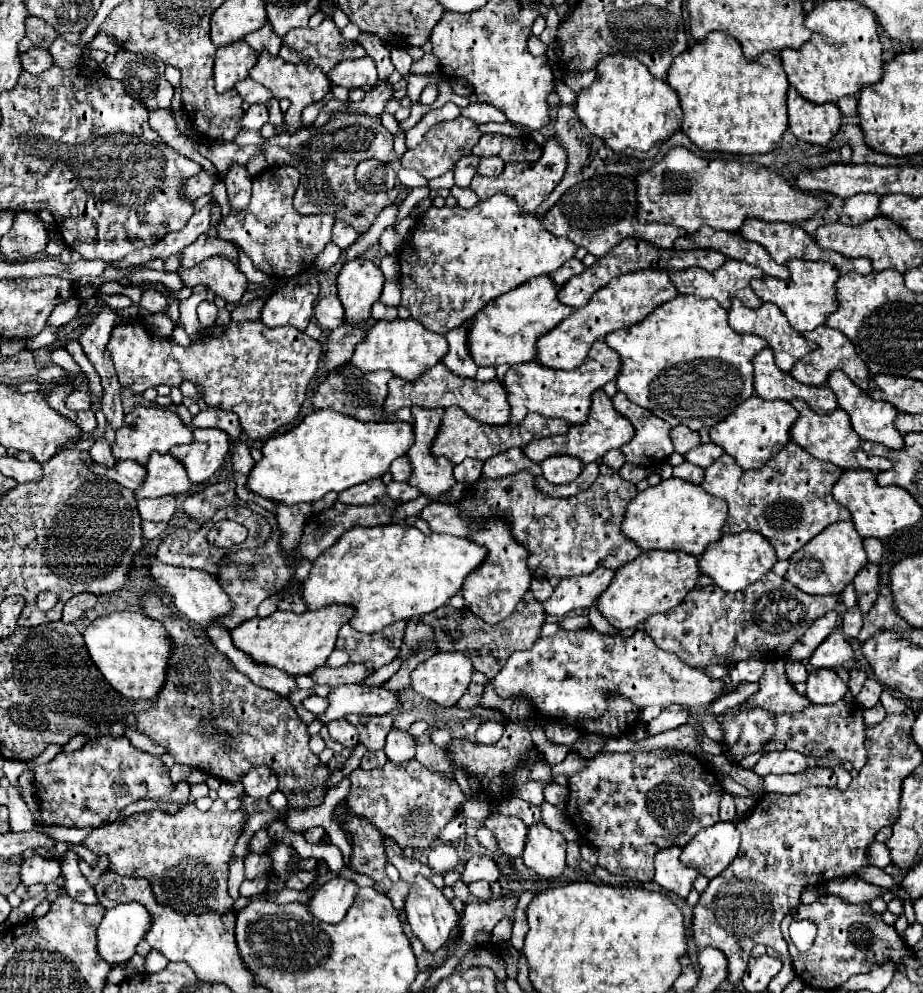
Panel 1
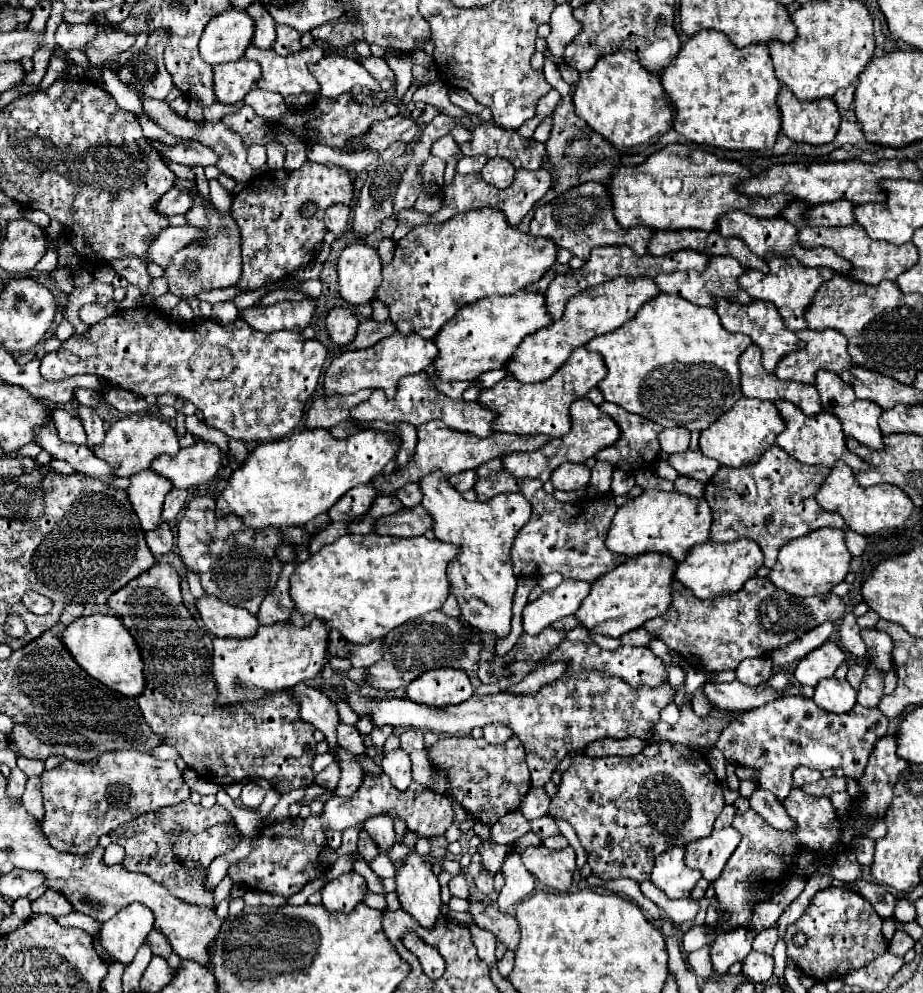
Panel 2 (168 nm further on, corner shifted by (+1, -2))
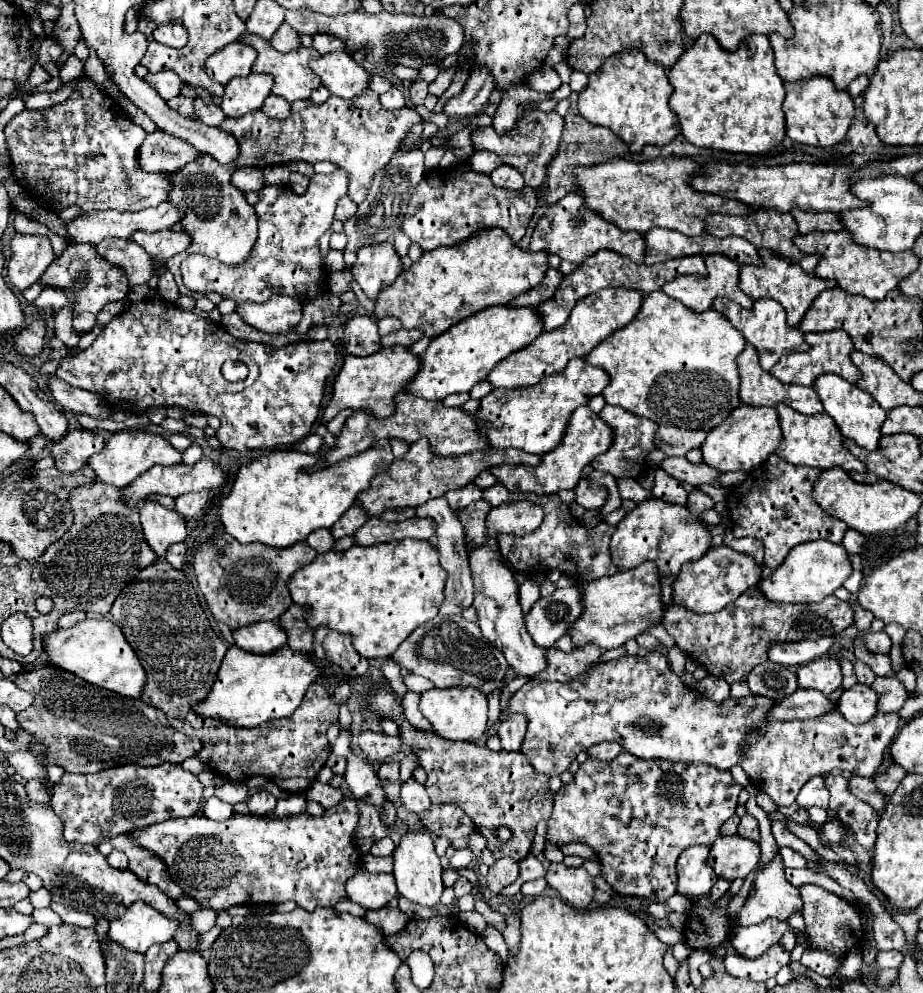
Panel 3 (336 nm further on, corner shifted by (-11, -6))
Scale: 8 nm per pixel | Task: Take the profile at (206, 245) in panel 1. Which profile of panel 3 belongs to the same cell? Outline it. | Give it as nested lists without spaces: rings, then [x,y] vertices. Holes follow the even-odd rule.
[[[162,230],[162,232],[136,232],[132,234],[132,240],[140,244],[150,256],[160,256],[164,262],[172,258],[178,252],[184,252],[190,246],[190,236],[186,232],[172,232],[172,230]]]

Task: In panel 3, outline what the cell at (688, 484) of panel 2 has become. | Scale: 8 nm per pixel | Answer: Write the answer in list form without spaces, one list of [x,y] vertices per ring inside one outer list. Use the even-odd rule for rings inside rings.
[[[694,490],[692,494],[688,494],[688,510],[690,510],[690,514],[696,518],[696,520],[700,520],[702,522],[702,514],[704,514],[704,510],[710,510],[710,508],[714,508],[714,502],[706,496],[706,494],[702,494],[700,490]]]

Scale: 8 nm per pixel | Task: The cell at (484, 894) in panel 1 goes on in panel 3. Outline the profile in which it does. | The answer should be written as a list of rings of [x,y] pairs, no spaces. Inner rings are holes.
[[[502,858],[502,860],[496,860],[490,870],[488,870],[488,876],[486,876],[486,884],[492,892],[500,892],[502,888],[510,886],[516,878],[518,878],[518,864],[512,862],[510,858]]]

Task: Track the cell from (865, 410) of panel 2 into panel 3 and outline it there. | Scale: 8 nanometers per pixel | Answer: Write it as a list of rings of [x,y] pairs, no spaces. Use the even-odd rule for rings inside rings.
[[[822,374],[816,378],[814,386],[812,386],[824,406],[824,412],[828,416],[832,416],[832,420],[836,422],[836,426],[840,428],[844,438],[854,440],[858,446],[866,448],[866,450],[876,450],[878,442],[880,442],[880,426],[886,420],[886,412],[880,410],[880,404],[866,392],[860,390],[858,386],[846,382],[844,378],[840,378],[838,374]]]

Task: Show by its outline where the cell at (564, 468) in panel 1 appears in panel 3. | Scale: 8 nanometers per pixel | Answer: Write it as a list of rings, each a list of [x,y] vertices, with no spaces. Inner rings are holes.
[[[586,478],[580,480],[574,490],[576,490],[576,502],[586,510],[600,510],[608,498],[608,490],[588,482]]]

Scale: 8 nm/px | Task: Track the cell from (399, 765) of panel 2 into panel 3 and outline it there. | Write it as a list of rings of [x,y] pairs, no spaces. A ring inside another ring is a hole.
[[[414,778],[402,784],[400,802],[408,812],[414,812],[414,814],[422,814],[424,810],[430,810],[430,798],[426,794],[426,788],[418,784]]]

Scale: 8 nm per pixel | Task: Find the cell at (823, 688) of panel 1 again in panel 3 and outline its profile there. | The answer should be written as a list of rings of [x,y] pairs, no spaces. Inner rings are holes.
[[[856,684],[850,690],[844,690],[838,700],[840,714],[852,724],[864,724],[878,712],[878,696],[866,684]]]

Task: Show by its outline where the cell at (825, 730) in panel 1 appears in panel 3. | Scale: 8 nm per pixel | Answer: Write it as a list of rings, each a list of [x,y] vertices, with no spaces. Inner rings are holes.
[[[830,712],[812,720],[770,720],[764,728],[748,736],[748,750],[740,766],[756,790],[766,792],[774,804],[790,806],[796,802],[800,786],[812,776],[834,768],[848,770],[854,776],[870,778],[878,770],[886,748],[900,728],[896,712],[878,712],[870,722],[854,726],[840,712]]]

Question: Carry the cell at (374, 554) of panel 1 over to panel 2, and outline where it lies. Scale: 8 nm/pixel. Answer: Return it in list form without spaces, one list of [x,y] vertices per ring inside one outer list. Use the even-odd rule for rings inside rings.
[[[346,534],[312,554],[306,562],[298,564],[290,578],[290,596],[300,614],[314,614],[316,618],[326,620],[330,628],[336,628],[346,640],[368,644],[386,636],[406,620],[420,618],[426,612],[442,608],[452,588],[446,576],[448,564],[454,562],[458,554],[458,546],[440,540],[428,540],[426,536],[396,538],[380,534]]]

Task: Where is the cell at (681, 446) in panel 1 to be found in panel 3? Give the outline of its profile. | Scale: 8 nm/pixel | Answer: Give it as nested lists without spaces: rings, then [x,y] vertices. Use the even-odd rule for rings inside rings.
[[[658,426],[654,444],[666,456],[686,456],[692,448],[700,448],[706,440],[704,430],[680,430],[674,426]]]

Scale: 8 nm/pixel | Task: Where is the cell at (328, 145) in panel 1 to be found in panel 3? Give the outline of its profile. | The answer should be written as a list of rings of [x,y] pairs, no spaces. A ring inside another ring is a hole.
[[[156,130],[146,134],[142,142],[138,150],[138,166],[148,172],[172,172],[196,160],[196,156],[198,152],[184,140],[164,130]]]

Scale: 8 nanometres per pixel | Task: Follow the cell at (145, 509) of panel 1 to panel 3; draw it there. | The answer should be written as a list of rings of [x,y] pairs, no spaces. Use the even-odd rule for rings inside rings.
[[[200,490],[200,492],[190,492],[184,496],[176,498],[176,512],[182,514],[186,520],[192,518],[194,514],[198,514],[208,502],[208,490]]]

